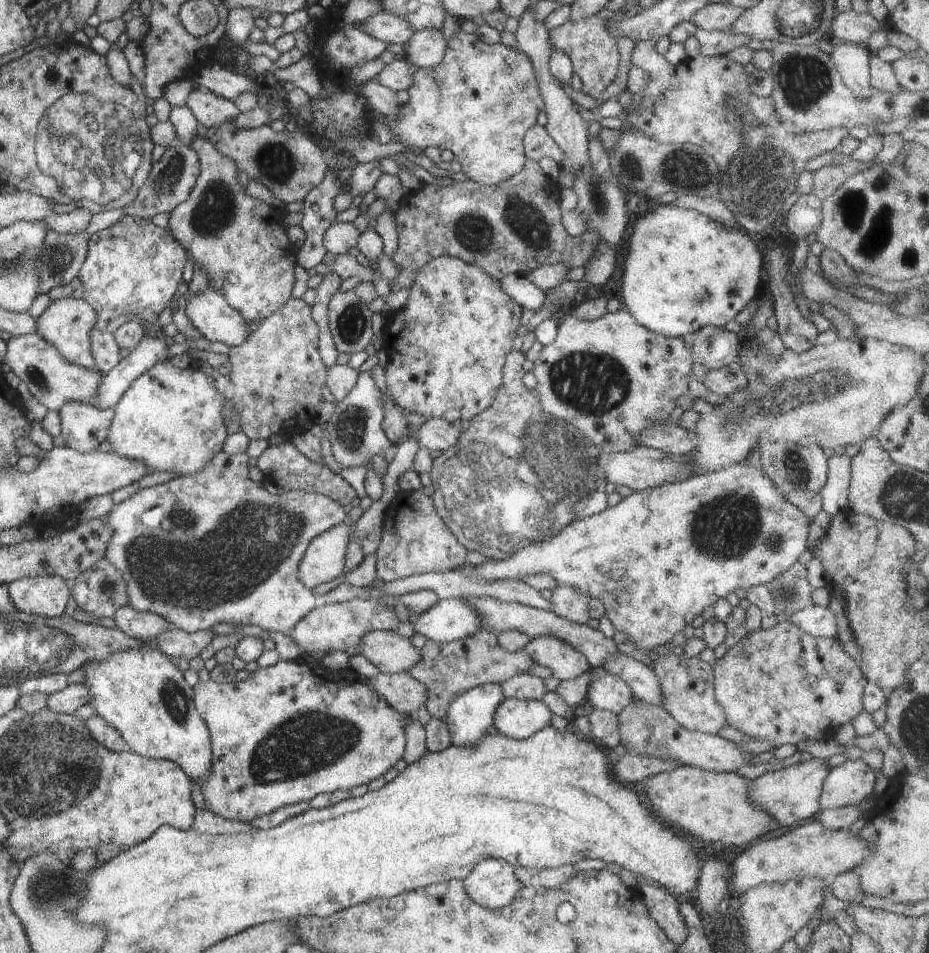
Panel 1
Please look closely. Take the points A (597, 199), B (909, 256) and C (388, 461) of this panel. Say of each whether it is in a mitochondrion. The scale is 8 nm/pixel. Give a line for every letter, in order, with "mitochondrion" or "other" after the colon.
A: mitochondrion
B: mitochondrion
C: other

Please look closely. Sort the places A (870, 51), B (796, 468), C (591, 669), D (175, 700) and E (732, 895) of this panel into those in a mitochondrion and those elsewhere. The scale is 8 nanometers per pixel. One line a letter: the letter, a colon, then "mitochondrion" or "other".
A: other
B: mitochondrion
C: other
D: mitochondrion
E: other

